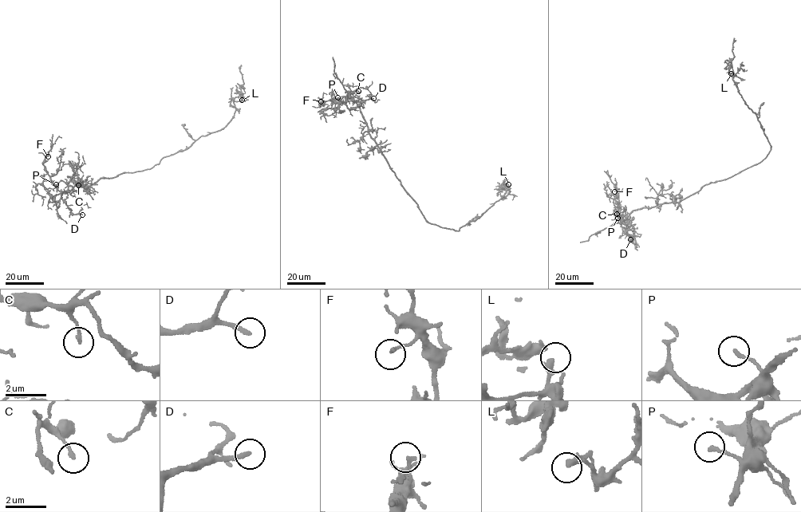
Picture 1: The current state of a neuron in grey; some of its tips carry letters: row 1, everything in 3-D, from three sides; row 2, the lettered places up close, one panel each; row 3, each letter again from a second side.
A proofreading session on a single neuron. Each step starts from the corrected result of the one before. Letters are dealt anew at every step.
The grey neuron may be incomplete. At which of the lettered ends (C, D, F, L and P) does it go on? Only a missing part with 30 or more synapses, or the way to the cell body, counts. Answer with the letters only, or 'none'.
D

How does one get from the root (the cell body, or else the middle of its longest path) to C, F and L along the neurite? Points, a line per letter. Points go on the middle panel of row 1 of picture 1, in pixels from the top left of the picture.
C: (418, 207), (371, 136), (361, 109), (349, 96), (354, 91), (358, 91)
F: (418, 207), (371, 136), (354, 100), (343, 97), (337, 101), (328, 100), (319, 106), (321, 101)
L: (418, 207), (428, 222), (458, 231), (499, 200), (507, 190), (502, 187), (507, 187), (508, 184)

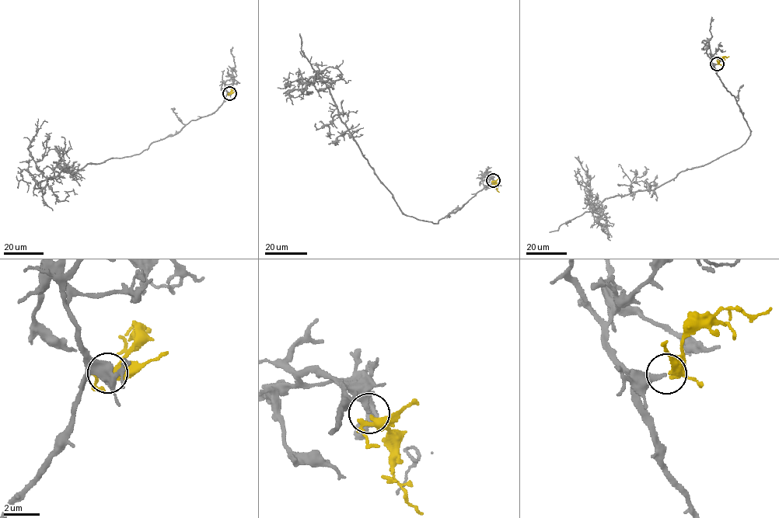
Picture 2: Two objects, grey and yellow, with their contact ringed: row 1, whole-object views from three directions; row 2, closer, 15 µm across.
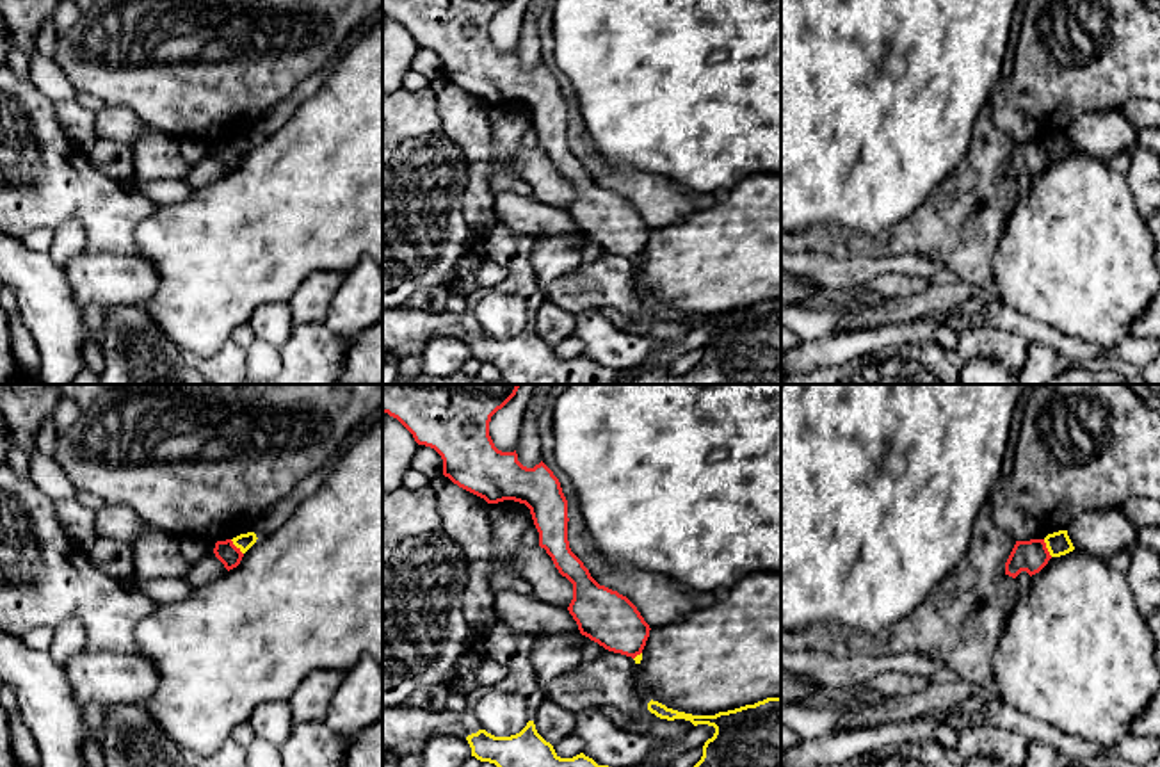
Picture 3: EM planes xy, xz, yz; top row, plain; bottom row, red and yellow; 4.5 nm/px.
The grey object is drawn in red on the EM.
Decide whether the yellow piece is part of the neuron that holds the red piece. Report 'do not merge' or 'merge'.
do not merge

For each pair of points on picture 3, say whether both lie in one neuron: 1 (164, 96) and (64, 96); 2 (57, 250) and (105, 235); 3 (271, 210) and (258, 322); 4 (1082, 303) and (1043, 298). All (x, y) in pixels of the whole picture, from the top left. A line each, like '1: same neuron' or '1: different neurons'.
1: different neurons
2: different neurons
3: different neurons
4: same neuron

